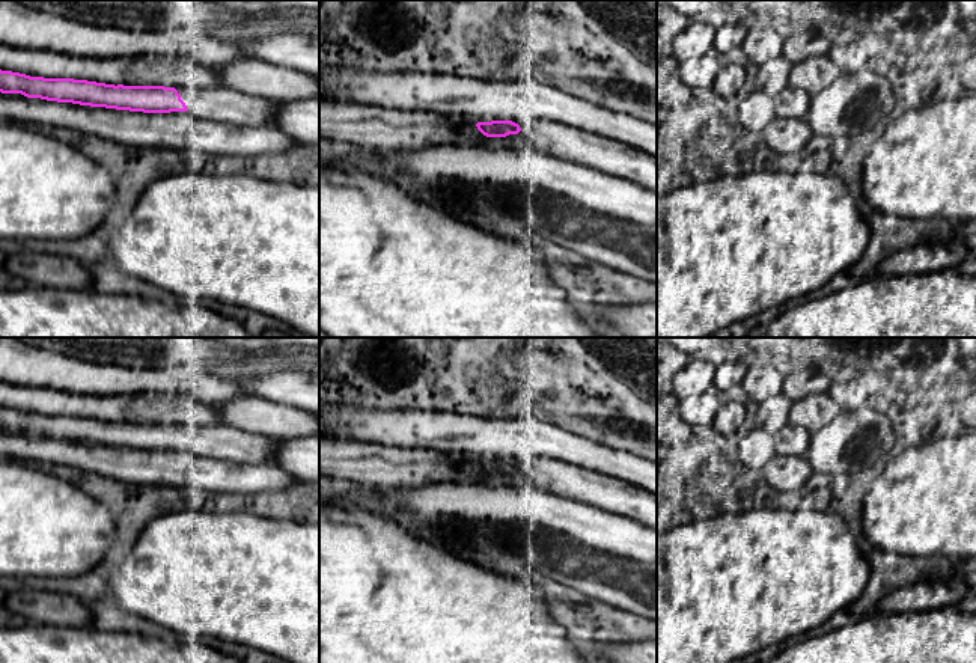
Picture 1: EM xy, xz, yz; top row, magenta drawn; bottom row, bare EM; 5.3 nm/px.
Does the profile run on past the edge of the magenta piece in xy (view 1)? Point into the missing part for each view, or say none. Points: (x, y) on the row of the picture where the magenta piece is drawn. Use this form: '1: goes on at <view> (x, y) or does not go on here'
1: goes on at xy (229, 106)

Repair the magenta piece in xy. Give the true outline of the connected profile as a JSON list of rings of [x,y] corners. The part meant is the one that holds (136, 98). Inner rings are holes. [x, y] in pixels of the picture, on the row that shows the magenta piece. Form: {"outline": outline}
{"outline": [[[0,69],[0,92],[57,102],[143,113],[188,112],[202,119],[273,127],[279,102],[232,89],[190,90],[187,105],[175,87],[105,84],[74,78],[30,77]]]}

